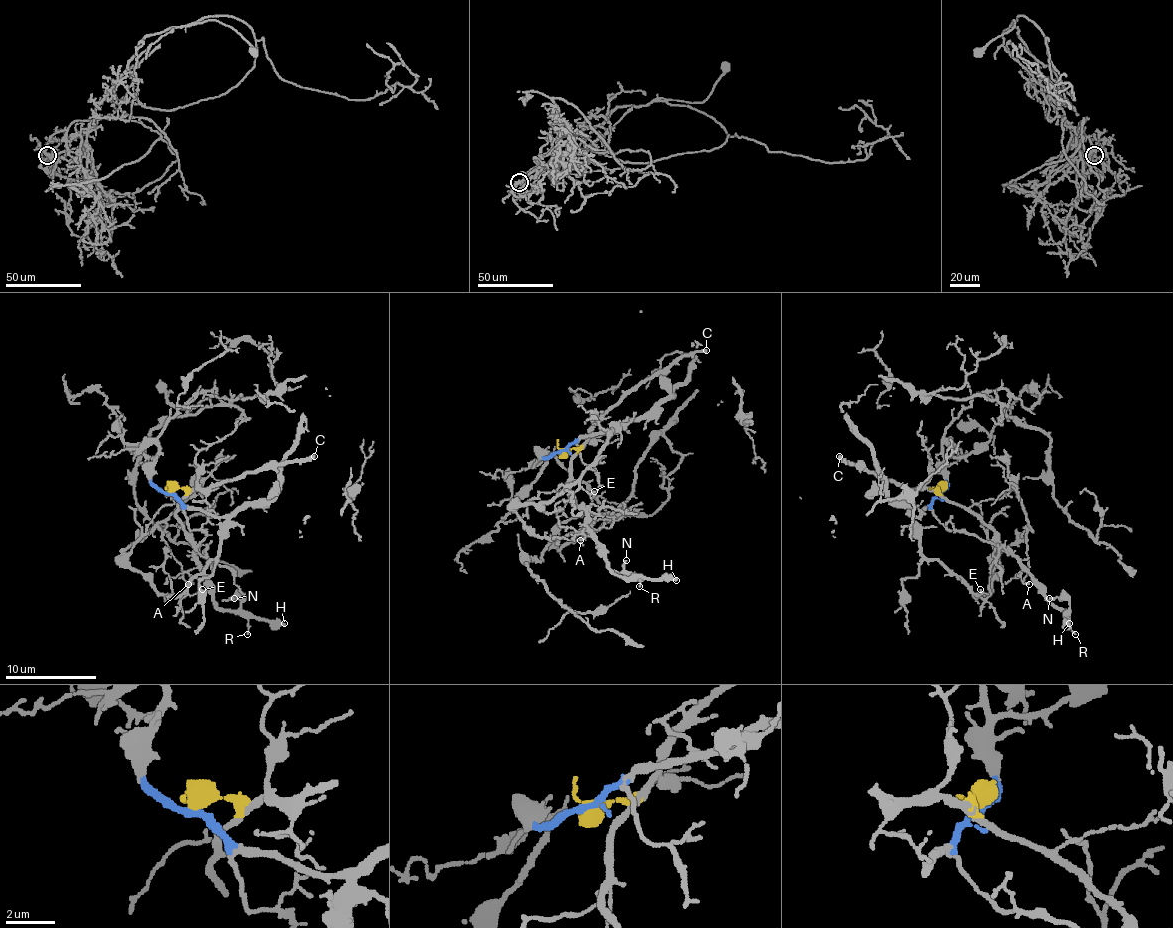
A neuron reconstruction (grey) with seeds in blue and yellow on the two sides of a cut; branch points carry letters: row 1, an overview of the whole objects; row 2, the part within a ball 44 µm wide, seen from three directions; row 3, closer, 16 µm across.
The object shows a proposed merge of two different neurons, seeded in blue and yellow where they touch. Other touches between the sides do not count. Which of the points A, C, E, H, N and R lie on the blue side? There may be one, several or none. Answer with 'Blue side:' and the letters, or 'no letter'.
Blue side: A, E

